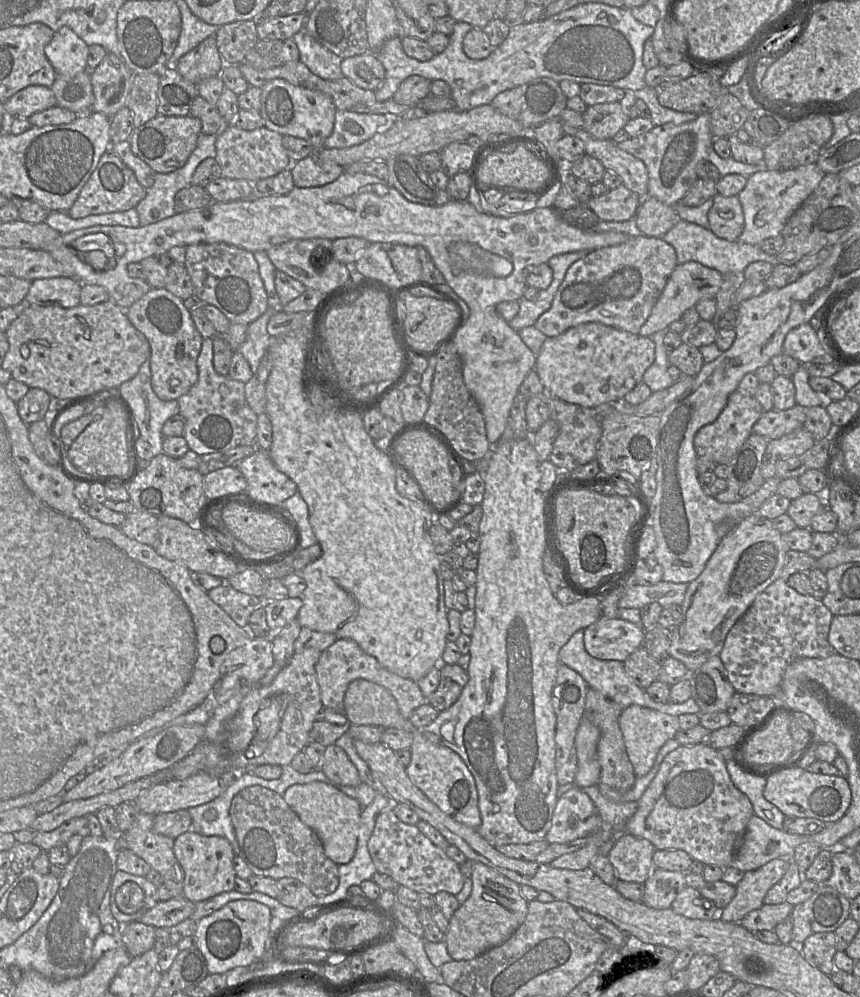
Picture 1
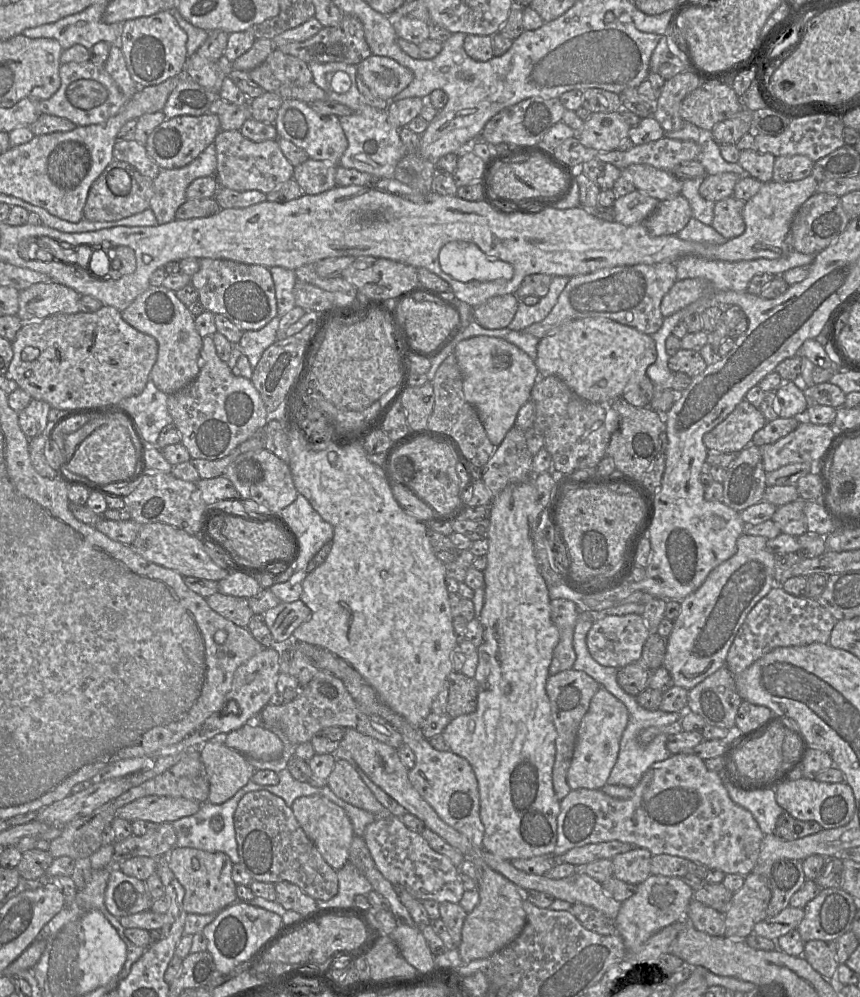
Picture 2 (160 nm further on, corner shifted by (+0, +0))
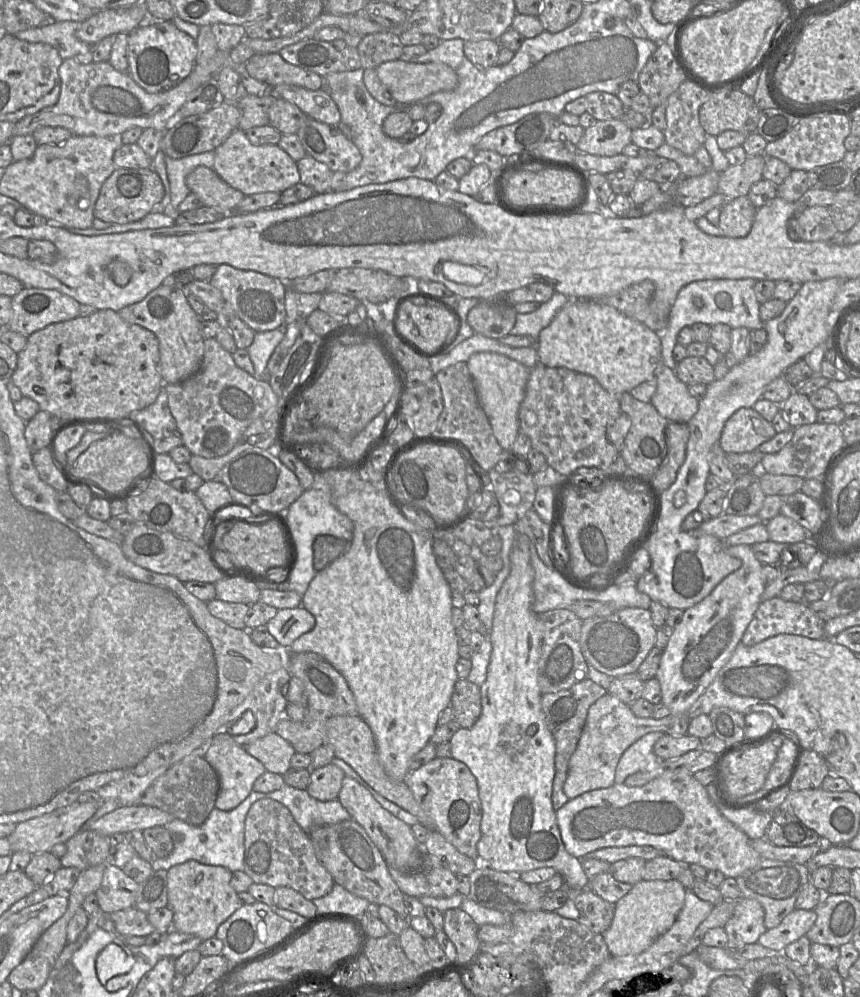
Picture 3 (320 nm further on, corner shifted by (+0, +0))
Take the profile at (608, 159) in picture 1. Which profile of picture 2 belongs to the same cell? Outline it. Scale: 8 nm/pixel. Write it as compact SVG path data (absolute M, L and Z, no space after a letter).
M632 164L621 170L621 176L629 180L636 190L659 201L681 194L682 181L671 172L657 169L648 164Z

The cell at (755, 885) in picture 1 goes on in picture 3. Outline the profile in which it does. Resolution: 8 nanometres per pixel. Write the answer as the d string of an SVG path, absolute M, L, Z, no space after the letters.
M741 897L735 903L732 917L724 929L729 950L739 950L747 944L756 943L767 929L764 925L764 909L752 898Z

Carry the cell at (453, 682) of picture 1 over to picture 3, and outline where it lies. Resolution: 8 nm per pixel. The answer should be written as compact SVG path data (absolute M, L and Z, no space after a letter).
M458 678L450 700L453 719L459 727L473 726L481 714L480 687L473 682Z

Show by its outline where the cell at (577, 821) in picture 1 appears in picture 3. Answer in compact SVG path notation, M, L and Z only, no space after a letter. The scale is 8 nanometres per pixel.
M667 771L643 786L628 787L624 783L614 783L608 788L585 792L569 799L558 809L556 820L566 851L578 859L607 847L651 846L683 865L699 864L708 871L719 870L726 877L733 878L763 859L752 847L751 839L720 813L706 787L689 771Z

